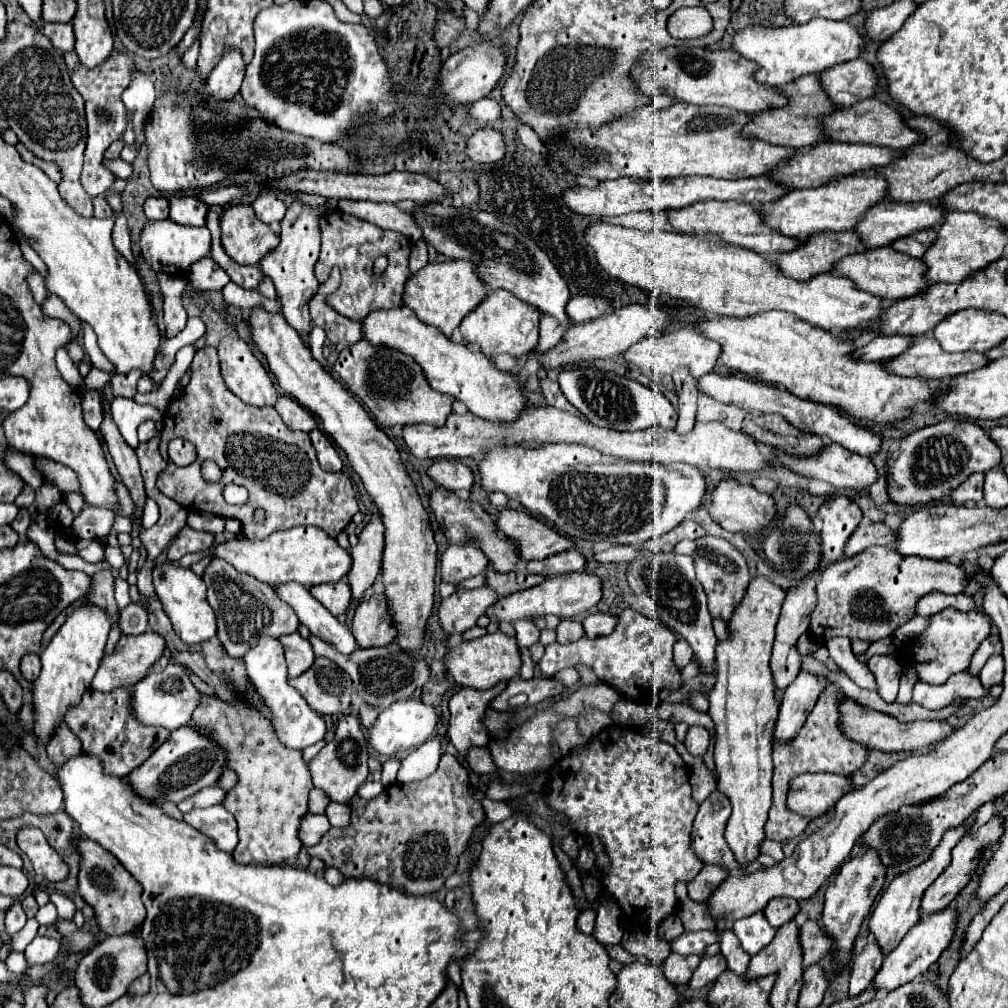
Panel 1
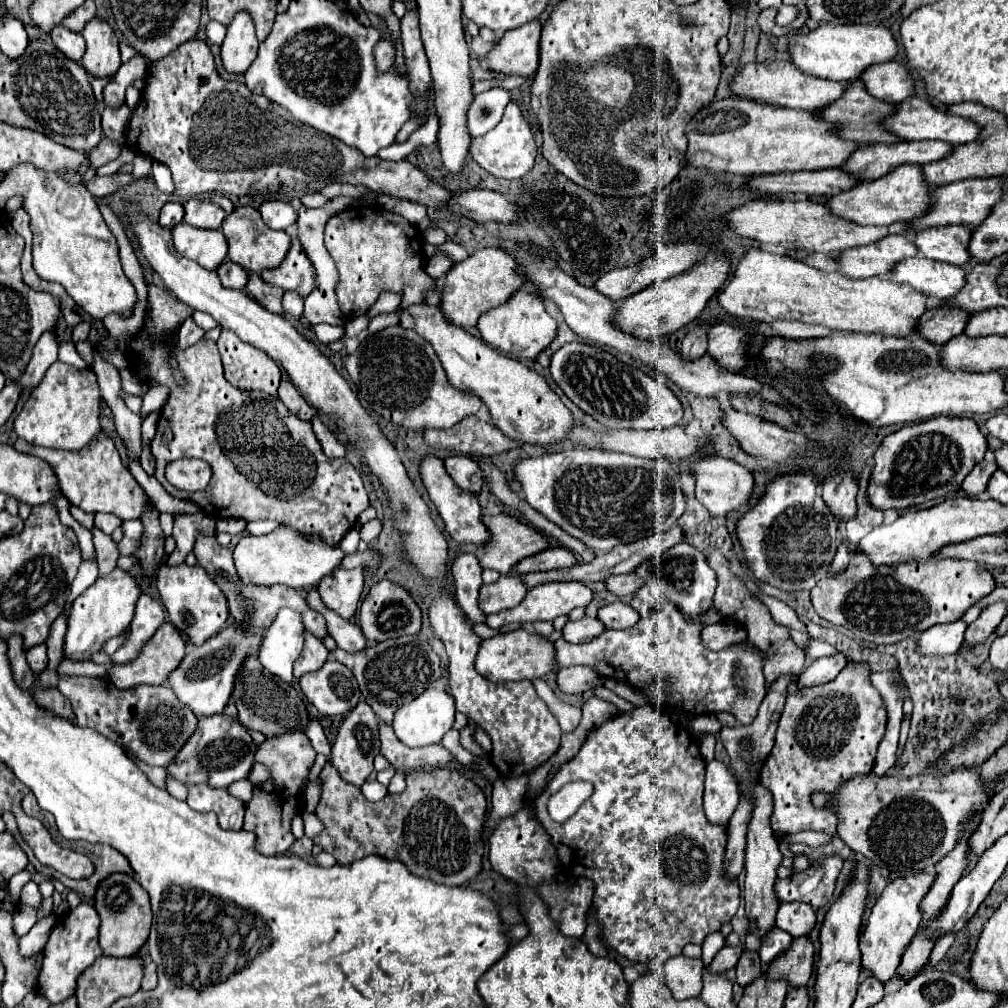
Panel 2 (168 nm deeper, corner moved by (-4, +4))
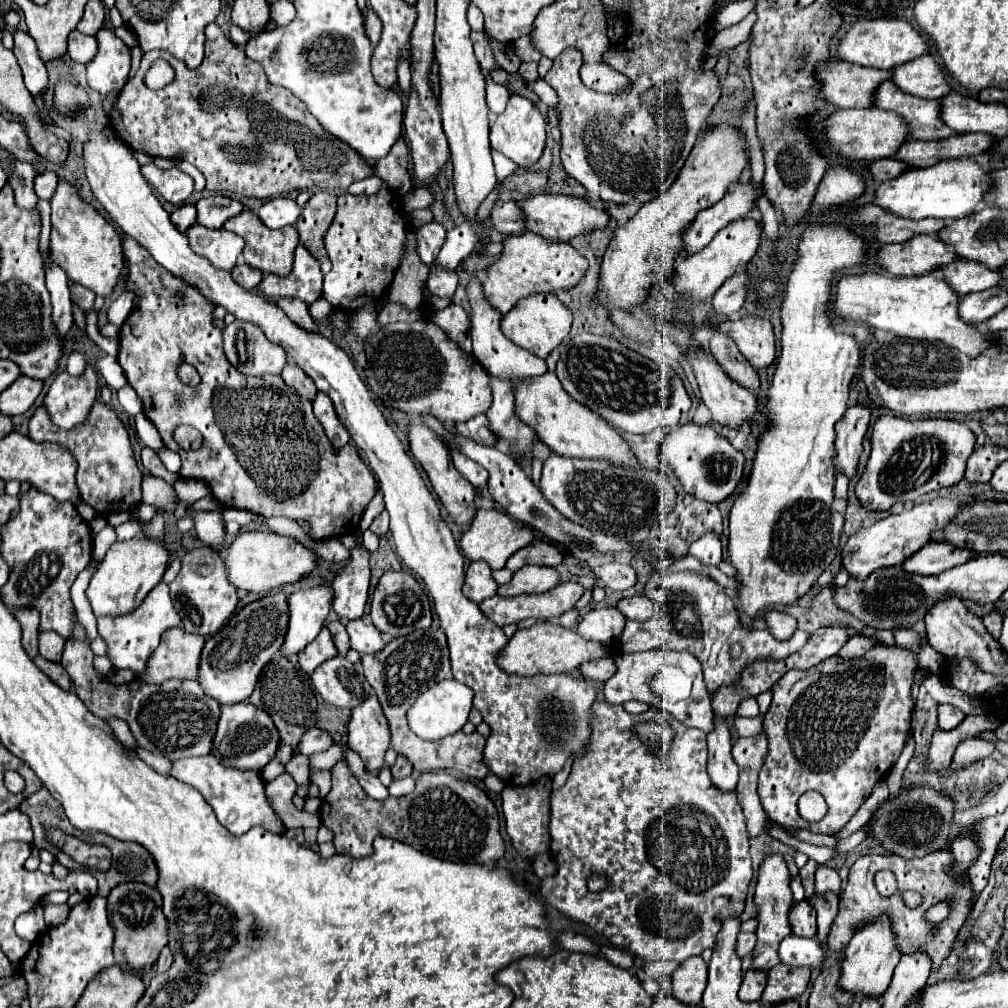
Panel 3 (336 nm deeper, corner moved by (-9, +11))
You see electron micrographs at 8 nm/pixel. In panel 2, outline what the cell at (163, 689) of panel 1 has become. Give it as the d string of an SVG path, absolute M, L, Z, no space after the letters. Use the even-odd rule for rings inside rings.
M230 625L204 645L190 647L192 651L184 655L182 663L168 675L166 683L178 701L190 707L196 717L222 713L224 705L230 701L232 677L236 675L236 669L240 669L240 661L244 661L248 653L254 653L256 647L260 647L260 641L262 637L250 637L250 633L244 633L244 629L234 629L234 625Z

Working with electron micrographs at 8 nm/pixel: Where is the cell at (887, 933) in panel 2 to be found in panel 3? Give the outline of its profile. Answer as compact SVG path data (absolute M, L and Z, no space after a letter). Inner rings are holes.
M881 918L881 922L873 922L857 930L855 936L851 938L845 950L845 956L841 958L841 976L837 986L851 992L855 998L857 994L861 994L861 998L881 998L891 984L893 970L899 960L901 960L901 954L889 934L889 922Z

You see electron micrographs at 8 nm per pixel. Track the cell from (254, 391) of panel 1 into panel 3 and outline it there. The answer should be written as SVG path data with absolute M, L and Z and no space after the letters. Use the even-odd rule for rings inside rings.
M235 320L223 330L227 360L247 376L281 374L287 364L285 350L265 338L253 322Z

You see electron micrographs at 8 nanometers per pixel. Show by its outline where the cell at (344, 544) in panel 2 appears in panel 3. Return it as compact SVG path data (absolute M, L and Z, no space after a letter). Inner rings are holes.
M361 540L359 546L351 552L349 564L345 568L341 568L333 580L333 590L335 590L335 600L333 600L333 610L339 614L339 618L347 618L347 620L357 620L363 616L365 612L365 604L367 604L367 596L369 596L369 552L365 552L361 548Z

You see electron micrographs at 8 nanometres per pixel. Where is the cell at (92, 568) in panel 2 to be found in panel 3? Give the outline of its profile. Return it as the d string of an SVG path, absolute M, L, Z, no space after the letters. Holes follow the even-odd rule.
M75 624L73 636L67 638L65 642L65 652L61 658L61 664L67 668L71 680L77 686L77 696L85 702L85 706L93 712L93 714L105 714L105 718L109 716L117 716L121 720L125 720L131 728L131 734L135 736L137 744L153 754L165 756L169 760L179 760L179 758L187 758L187 756L207 756L213 748L213 738L217 732L217 722L221 716L221 706L217 700L213 700L211 696L207 696L201 688L201 684L197 680L169 680L163 684L147 684L141 680L133 680L129 684L121 684L121 686L113 686L107 678L99 676L93 668L93 652L91 648L85 644L85 632L81 628L81 624Z

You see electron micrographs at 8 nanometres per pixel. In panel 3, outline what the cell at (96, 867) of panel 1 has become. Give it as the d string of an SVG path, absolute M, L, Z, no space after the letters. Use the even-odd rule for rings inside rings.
M129 882L111 890L109 898L109 920L115 930L115 964L123 972L145 974L157 962L159 952L167 946L167 918L163 914L163 898L159 890L145 884Z

